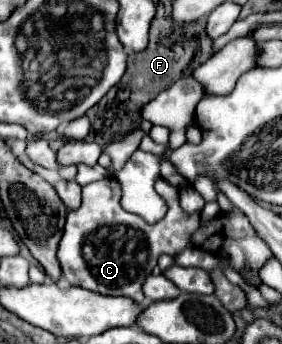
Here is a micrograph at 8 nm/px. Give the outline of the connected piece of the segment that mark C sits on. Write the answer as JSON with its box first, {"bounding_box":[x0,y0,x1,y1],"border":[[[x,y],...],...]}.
{"bounding_box":[58,177,200,303],"border":[[[114,177],[102,179],[102,181],[94,181],[86,187],[82,187],[82,205],[76,211],[68,211],[66,215],[66,225],[64,225],[64,235],[62,241],[58,243],[58,261],[60,261],[60,269],[62,269],[62,281],[66,281],[68,285],[78,285],[84,289],[94,289],[96,293],[102,295],[126,295],[138,303],[144,301],[144,293],[142,293],[142,283],[144,279],[152,273],[152,269],[158,263],[160,255],[178,255],[180,251],[184,251],[190,243],[190,235],[200,227],[200,215],[186,215],[178,203],[178,189],[168,185],[164,179],[158,179],[158,193],[160,197],[166,201],[168,205],[168,213],[164,219],[160,219],[158,223],[150,225],[144,219],[140,219],[134,213],[128,213],[120,207],[120,185]]]}

